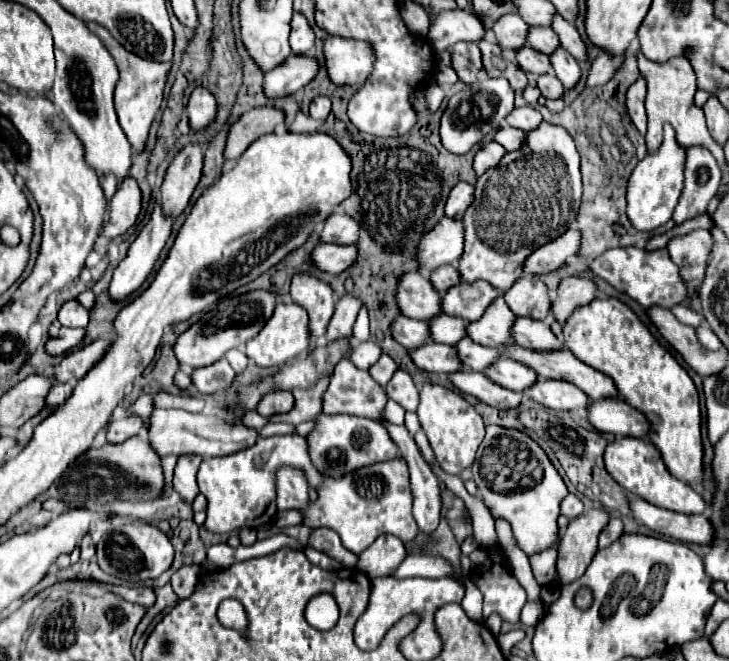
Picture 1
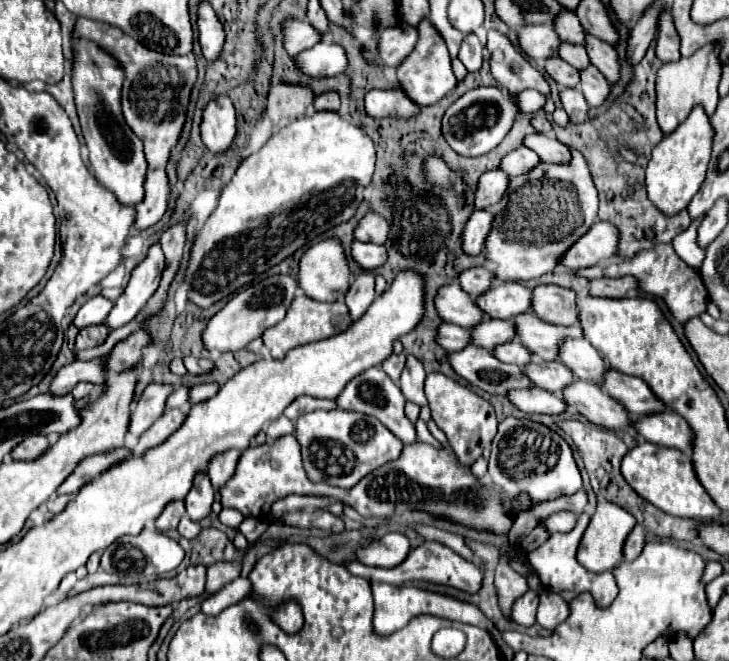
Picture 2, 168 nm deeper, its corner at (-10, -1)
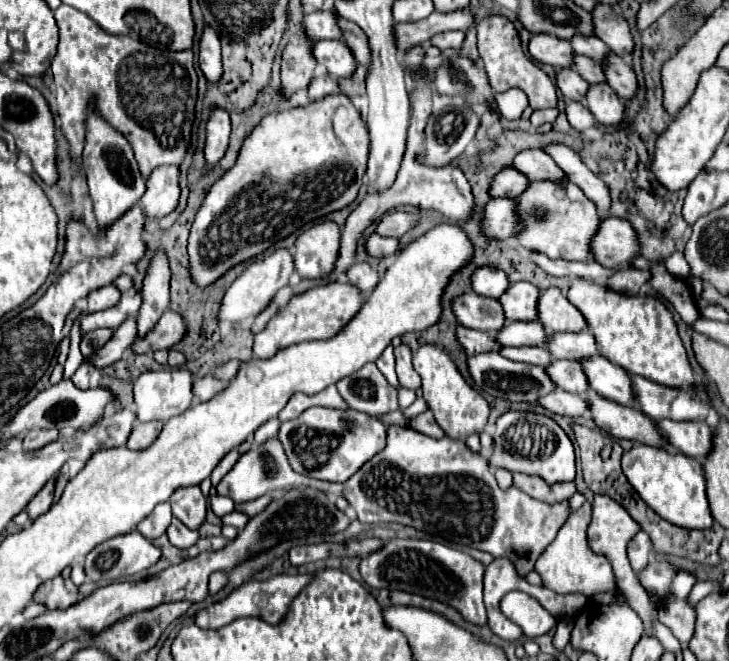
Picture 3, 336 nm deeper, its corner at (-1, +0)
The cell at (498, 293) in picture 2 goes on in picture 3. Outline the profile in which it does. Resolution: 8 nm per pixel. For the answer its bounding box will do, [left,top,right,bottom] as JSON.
[500,283,540,323]

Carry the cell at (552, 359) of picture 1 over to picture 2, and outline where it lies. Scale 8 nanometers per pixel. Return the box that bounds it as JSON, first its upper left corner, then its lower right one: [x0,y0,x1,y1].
[599,368,665,418]

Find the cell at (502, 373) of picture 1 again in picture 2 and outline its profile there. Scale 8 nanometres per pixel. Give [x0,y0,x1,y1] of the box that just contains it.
[523,362,573,392]

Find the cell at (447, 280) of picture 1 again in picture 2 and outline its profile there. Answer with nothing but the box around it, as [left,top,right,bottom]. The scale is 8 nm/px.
[459,266,493,298]

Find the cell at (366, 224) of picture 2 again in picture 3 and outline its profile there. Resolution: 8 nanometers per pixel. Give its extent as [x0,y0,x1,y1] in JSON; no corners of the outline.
[376,211,418,239]

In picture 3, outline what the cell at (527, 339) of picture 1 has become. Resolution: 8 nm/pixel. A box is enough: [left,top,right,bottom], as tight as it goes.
[582,355,638,407]

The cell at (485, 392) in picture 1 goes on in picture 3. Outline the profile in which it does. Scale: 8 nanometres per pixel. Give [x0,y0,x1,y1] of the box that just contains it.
[540,391,588,415]

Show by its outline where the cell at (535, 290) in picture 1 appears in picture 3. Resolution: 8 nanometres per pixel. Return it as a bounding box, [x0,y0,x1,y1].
[538,287,588,333]

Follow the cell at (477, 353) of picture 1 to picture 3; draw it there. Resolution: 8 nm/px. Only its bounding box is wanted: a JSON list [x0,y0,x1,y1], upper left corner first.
[500,347,552,365]

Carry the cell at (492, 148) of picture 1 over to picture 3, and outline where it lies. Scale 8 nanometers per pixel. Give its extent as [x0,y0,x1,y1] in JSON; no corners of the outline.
[514,149,568,185]

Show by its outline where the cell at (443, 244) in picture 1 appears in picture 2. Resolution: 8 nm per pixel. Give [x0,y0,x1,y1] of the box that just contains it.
[463,210,491,256]

